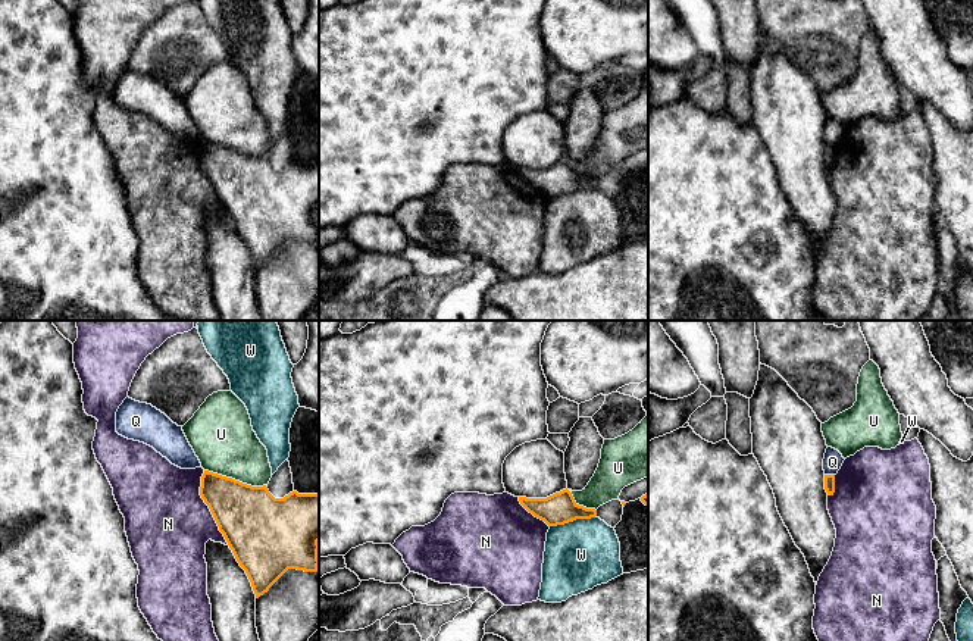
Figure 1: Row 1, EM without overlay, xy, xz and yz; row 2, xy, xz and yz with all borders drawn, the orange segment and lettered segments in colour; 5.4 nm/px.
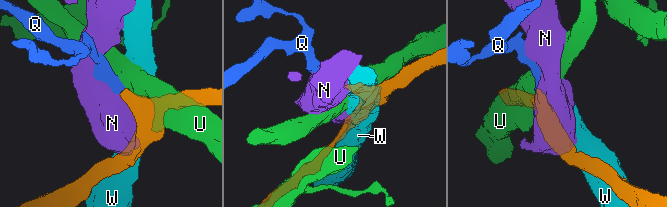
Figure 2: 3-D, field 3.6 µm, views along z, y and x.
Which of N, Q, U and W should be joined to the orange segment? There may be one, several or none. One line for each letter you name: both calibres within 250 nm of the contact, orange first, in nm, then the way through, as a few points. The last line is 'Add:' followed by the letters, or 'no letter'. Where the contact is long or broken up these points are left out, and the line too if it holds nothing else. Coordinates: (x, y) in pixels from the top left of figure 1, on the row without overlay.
Add: no letter

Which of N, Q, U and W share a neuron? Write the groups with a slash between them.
N / Q / U / W

